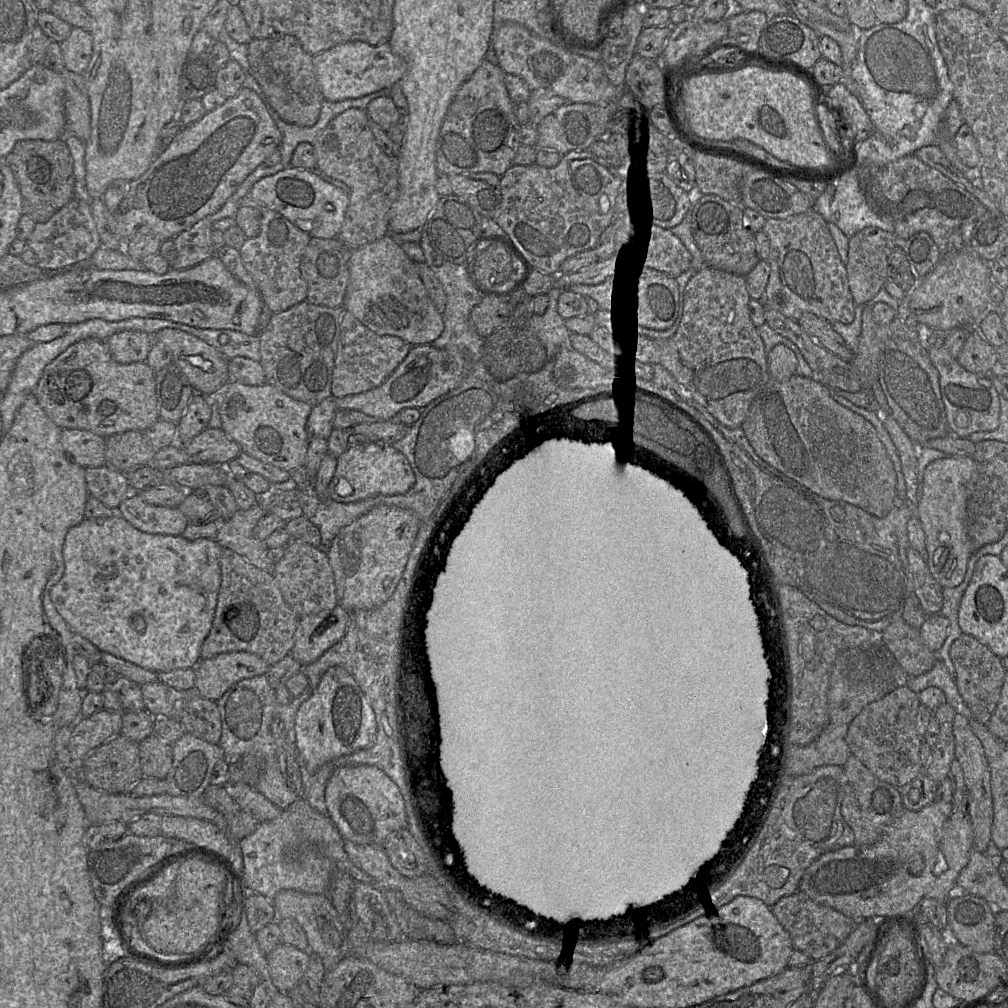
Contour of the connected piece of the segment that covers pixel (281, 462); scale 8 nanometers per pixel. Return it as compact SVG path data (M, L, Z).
M230 380L213 401L218 405L222 422L221 428L240 446L241 452L245 452L263 463L273 465L287 472L300 472L304 468L309 445L306 423L312 410L311 405L288 396L268 383L250 386L235 380Z

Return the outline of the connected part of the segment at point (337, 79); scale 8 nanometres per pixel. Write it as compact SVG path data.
M361 41L345 42L313 56L313 65L321 93L330 102L358 99L390 89L407 70L405 62L392 52L388 42L377 46Z

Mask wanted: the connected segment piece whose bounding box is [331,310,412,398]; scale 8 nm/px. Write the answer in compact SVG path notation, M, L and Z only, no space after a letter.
M344 310L332 374L331 395L341 398L381 385L408 354L412 346L396 336L377 335L352 313Z

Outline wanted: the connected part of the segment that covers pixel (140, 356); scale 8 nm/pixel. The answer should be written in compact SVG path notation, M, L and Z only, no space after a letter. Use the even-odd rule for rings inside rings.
M127 330L117 332L106 340L112 358L120 364L145 362L153 343L153 335Z

